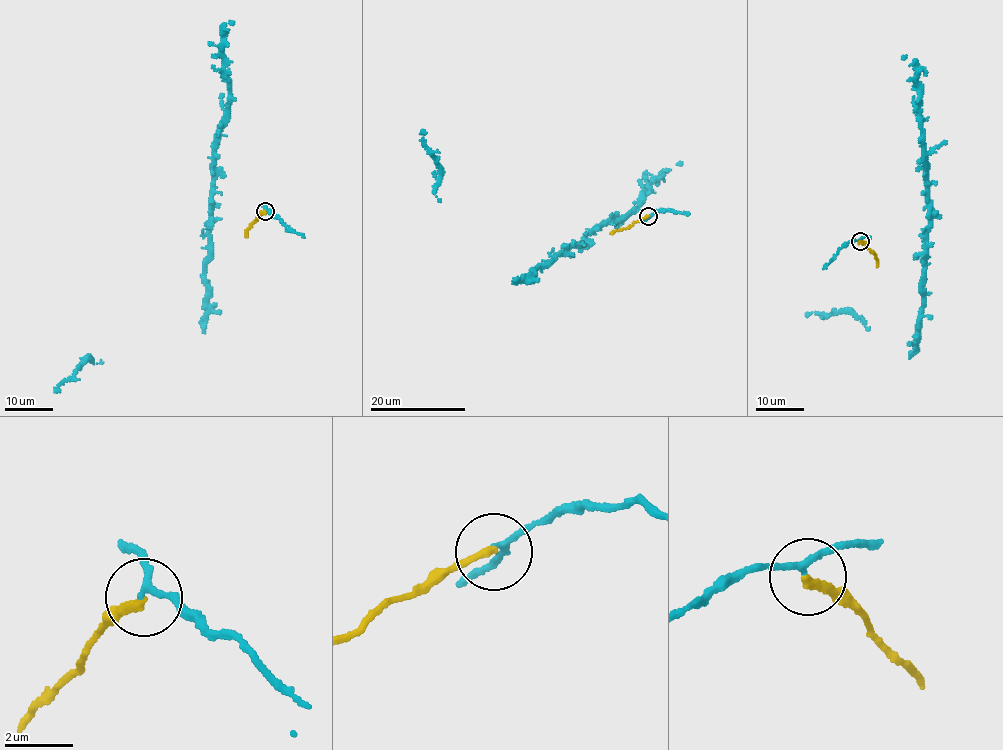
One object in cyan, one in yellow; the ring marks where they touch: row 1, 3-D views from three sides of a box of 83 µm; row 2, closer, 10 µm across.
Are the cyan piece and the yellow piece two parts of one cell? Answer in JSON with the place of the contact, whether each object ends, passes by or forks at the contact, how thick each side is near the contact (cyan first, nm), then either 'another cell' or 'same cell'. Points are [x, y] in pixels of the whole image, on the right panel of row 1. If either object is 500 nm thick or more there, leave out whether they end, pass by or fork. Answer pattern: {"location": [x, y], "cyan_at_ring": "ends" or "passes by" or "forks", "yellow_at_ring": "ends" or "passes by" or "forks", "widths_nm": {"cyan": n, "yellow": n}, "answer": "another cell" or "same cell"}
{"location": [860, 241], "cyan_at_ring": "passes by", "yellow_at_ring": "ends", "widths_nm": {"cyan": 160, "yellow": 220}, "answer": "another cell"}

